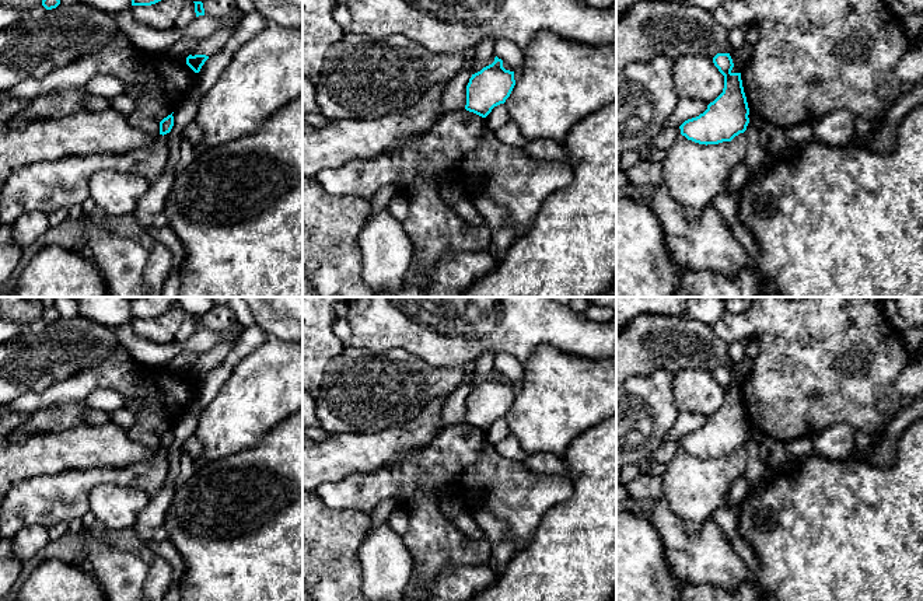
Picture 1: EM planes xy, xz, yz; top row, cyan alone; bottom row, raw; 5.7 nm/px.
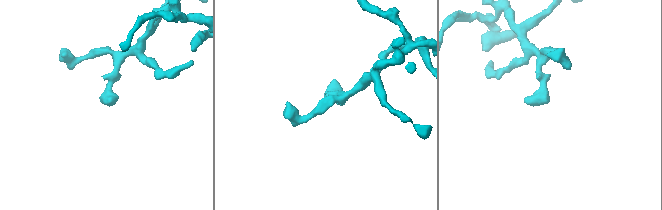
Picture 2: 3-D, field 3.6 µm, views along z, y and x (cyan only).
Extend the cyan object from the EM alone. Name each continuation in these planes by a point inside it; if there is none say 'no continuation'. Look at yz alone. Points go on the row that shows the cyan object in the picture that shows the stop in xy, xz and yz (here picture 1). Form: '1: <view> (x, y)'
no continuation

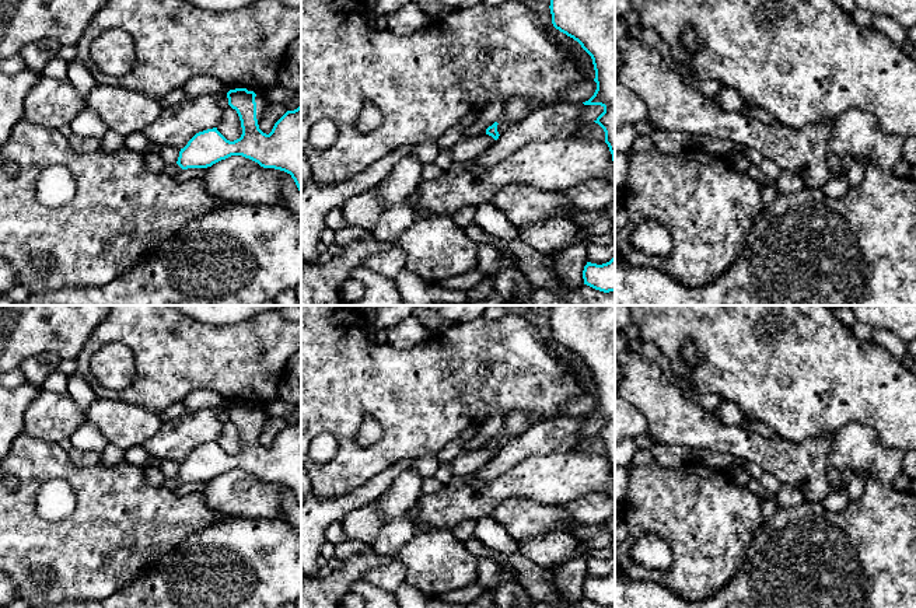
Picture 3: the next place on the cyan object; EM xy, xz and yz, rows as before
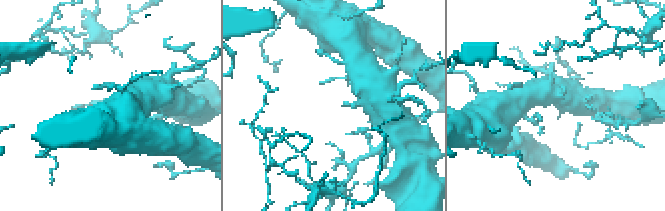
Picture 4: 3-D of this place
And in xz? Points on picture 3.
1: xz (465, 150)

